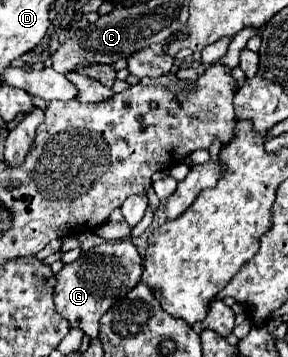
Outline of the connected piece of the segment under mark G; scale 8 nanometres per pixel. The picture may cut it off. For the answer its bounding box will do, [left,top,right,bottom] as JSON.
[54,240,142,340]

